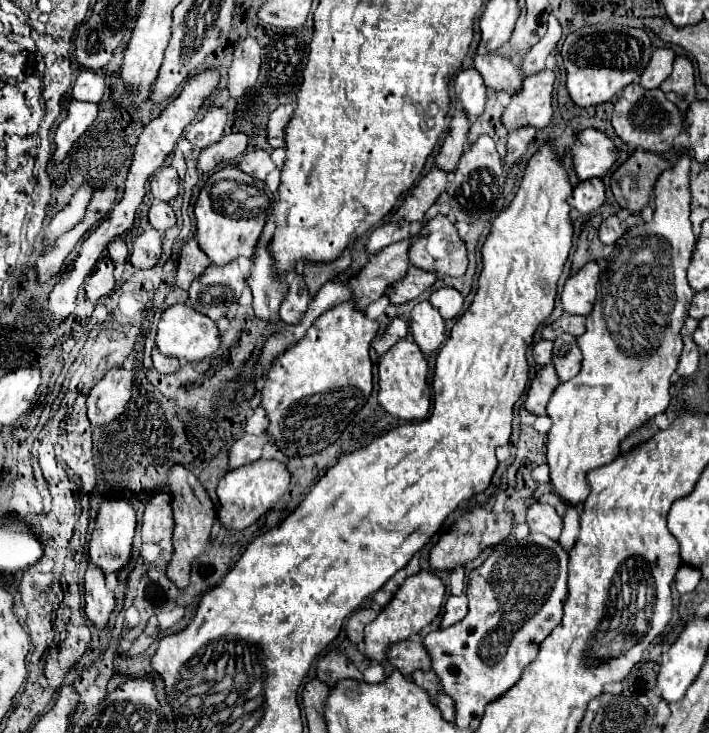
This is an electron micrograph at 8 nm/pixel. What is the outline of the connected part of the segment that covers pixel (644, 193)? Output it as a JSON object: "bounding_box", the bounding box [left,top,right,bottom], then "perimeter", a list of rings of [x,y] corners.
{"bounding_box":[611,151,671,215],"perimeter":[[[635,151],[611,177],[611,191],[617,203],[633,215],[639,215],[651,201],[659,175],[669,167],[671,163],[661,155]]]}

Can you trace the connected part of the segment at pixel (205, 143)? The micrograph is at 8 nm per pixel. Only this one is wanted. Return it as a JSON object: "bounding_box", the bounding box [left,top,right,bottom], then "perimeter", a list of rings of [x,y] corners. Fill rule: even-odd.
{"bounding_box":[185,109,227,151],"perimeter":[[[211,109],[199,123],[193,123],[185,135],[185,139],[197,149],[203,151],[215,145],[223,137],[223,129],[227,123],[227,113],[223,109]]]}

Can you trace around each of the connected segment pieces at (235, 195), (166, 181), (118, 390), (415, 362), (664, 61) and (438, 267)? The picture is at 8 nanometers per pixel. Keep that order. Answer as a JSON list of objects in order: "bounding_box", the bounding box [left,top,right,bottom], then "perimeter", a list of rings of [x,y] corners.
[{"bounding_box":[195,151,275,265],"perimeter":[[[265,151],[247,153],[237,167],[223,167],[207,177],[205,187],[199,191],[195,203],[195,219],[197,219],[197,243],[207,253],[213,265],[227,265],[237,257],[253,257],[259,235],[267,223],[269,207],[275,199],[275,193],[261,181],[267,179],[271,171],[275,171],[275,163]]]},{"bounding_box":[151,167,179,201],"perimeter":[[[161,167],[151,179],[151,193],[161,201],[171,201],[179,193],[179,177],[175,167]]]},{"bounding_box":[87,369,133,429],"perimeter":[[[111,369],[89,393],[87,409],[93,429],[103,429],[117,419],[131,399],[133,377],[125,369]]]},{"bounding_box":[379,339,431,421],"perimeter":[[[403,339],[401,343],[395,343],[379,359],[379,405],[393,417],[405,421],[425,419],[431,405],[431,389],[427,385],[427,373],[429,365],[415,341]]]},{"bounding_box":[641,49,675,89],"perimeter":[[[655,49],[653,59],[649,61],[649,67],[645,69],[645,75],[641,75],[641,85],[647,89],[659,87],[671,75],[673,63],[675,63],[673,49]]]},{"bounding_box":[409,213,467,277],"perimeter":[[[441,213],[425,221],[419,239],[409,249],[409,259],[415,267],[435,275],[463,277],[467,271],[465,243],[457,227]]]}]

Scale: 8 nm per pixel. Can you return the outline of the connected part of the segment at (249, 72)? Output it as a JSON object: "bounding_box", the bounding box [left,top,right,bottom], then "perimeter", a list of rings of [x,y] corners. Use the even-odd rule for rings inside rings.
{"bounding_box":[229,37,261,97],"perimeter":[[[247,37],[235,47],[233,63],[229,69],[229,93],[241,97],[249,87],[255,85],[261,67],[261,47],[253,37]]]}

